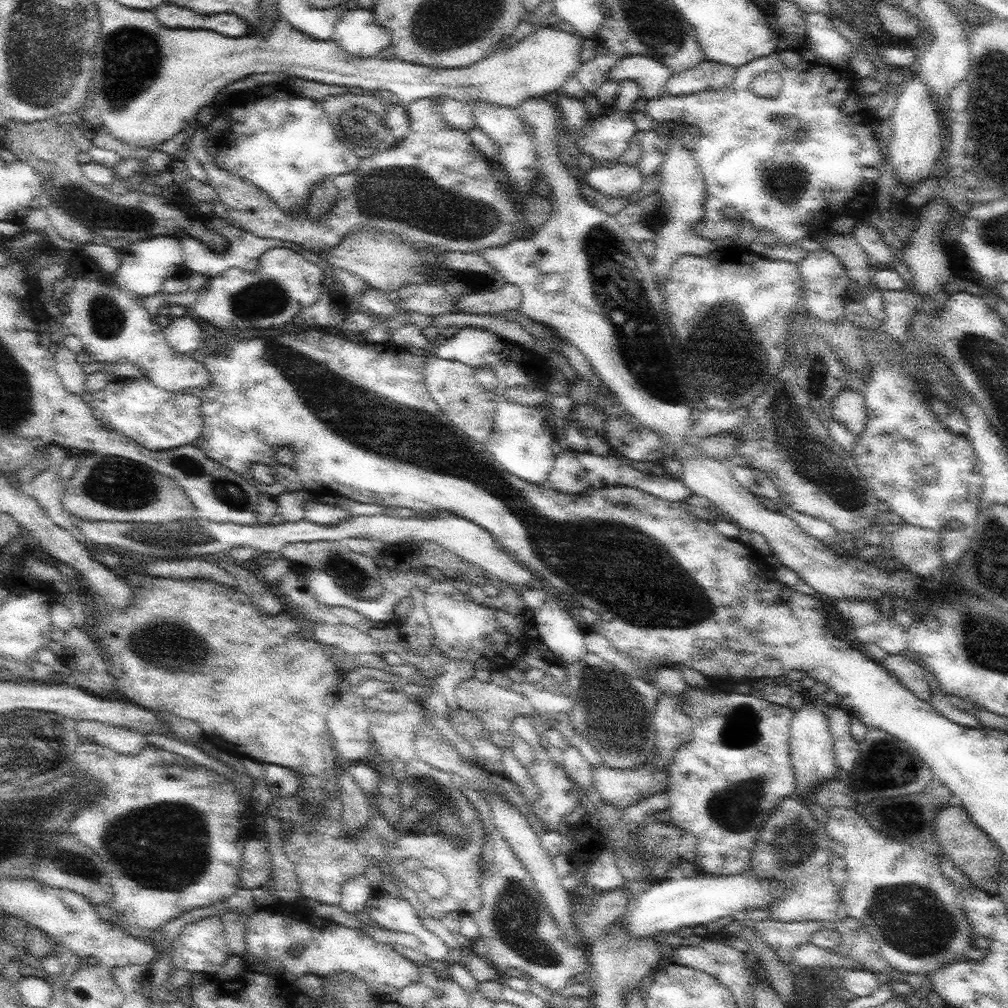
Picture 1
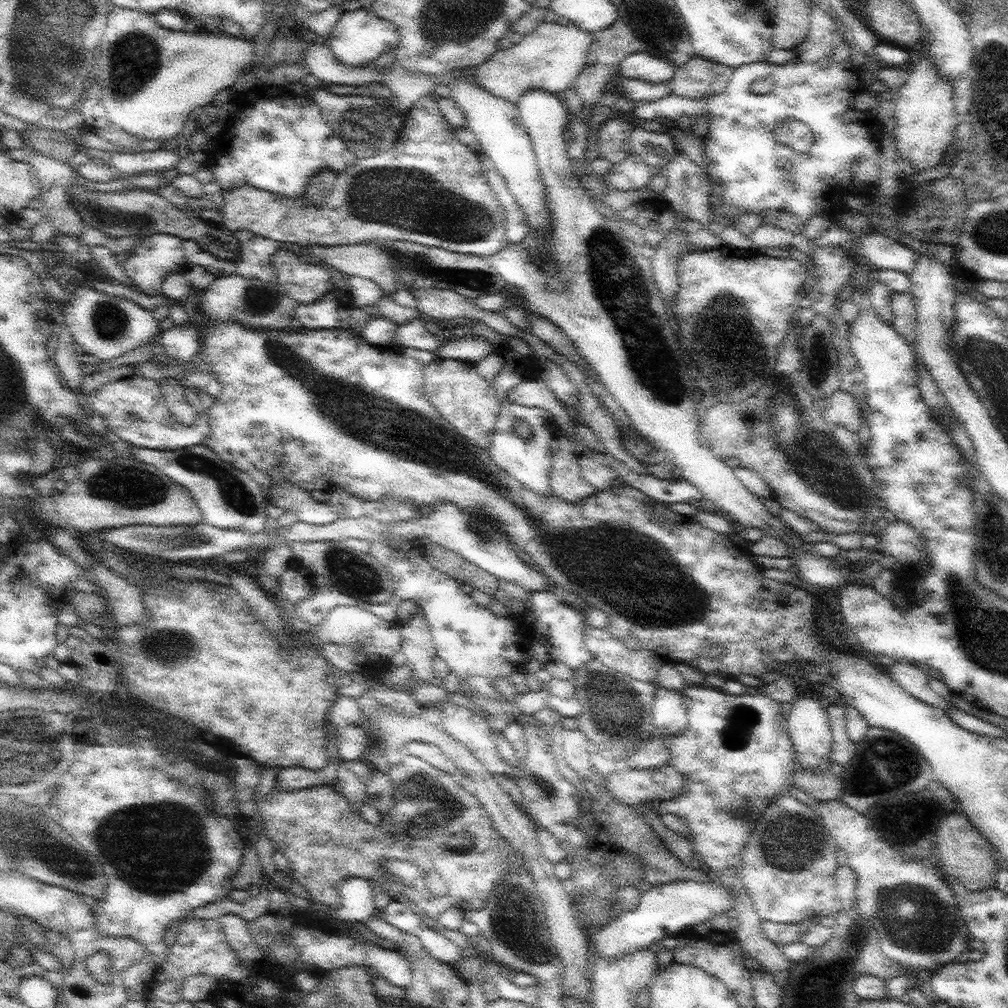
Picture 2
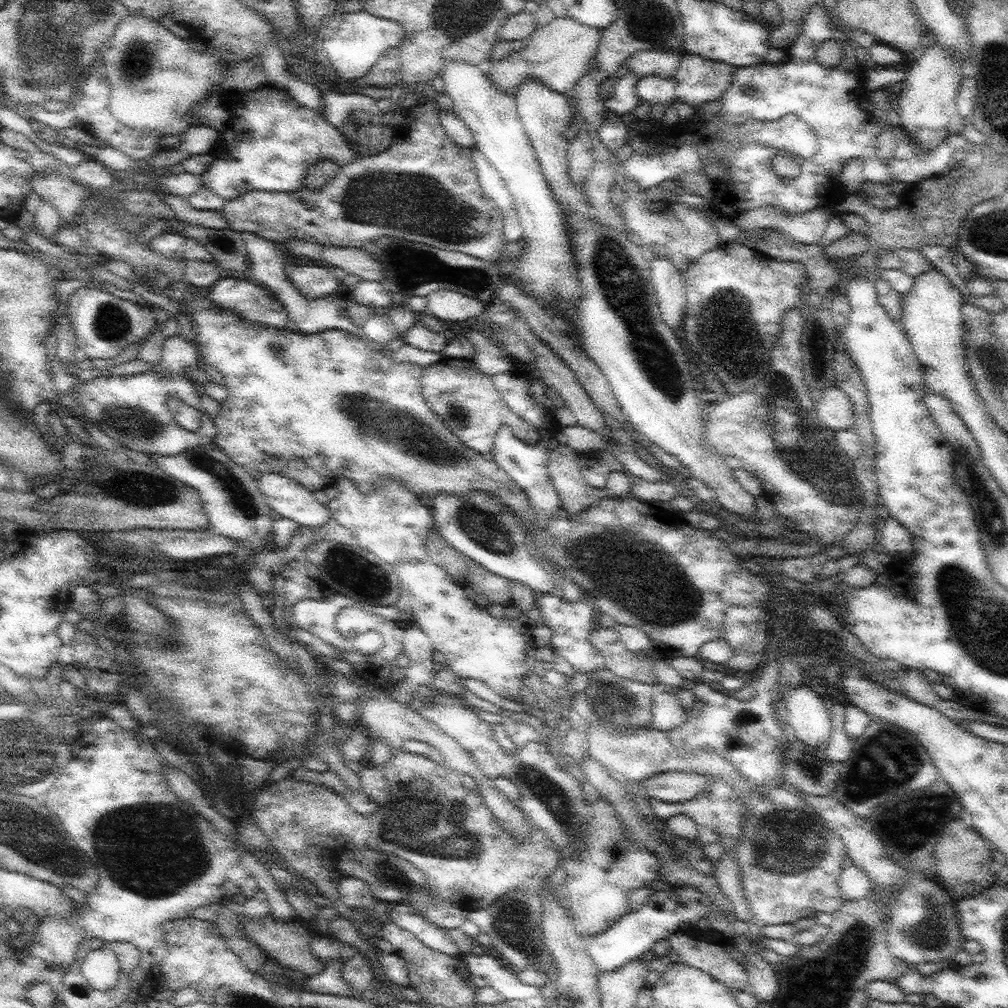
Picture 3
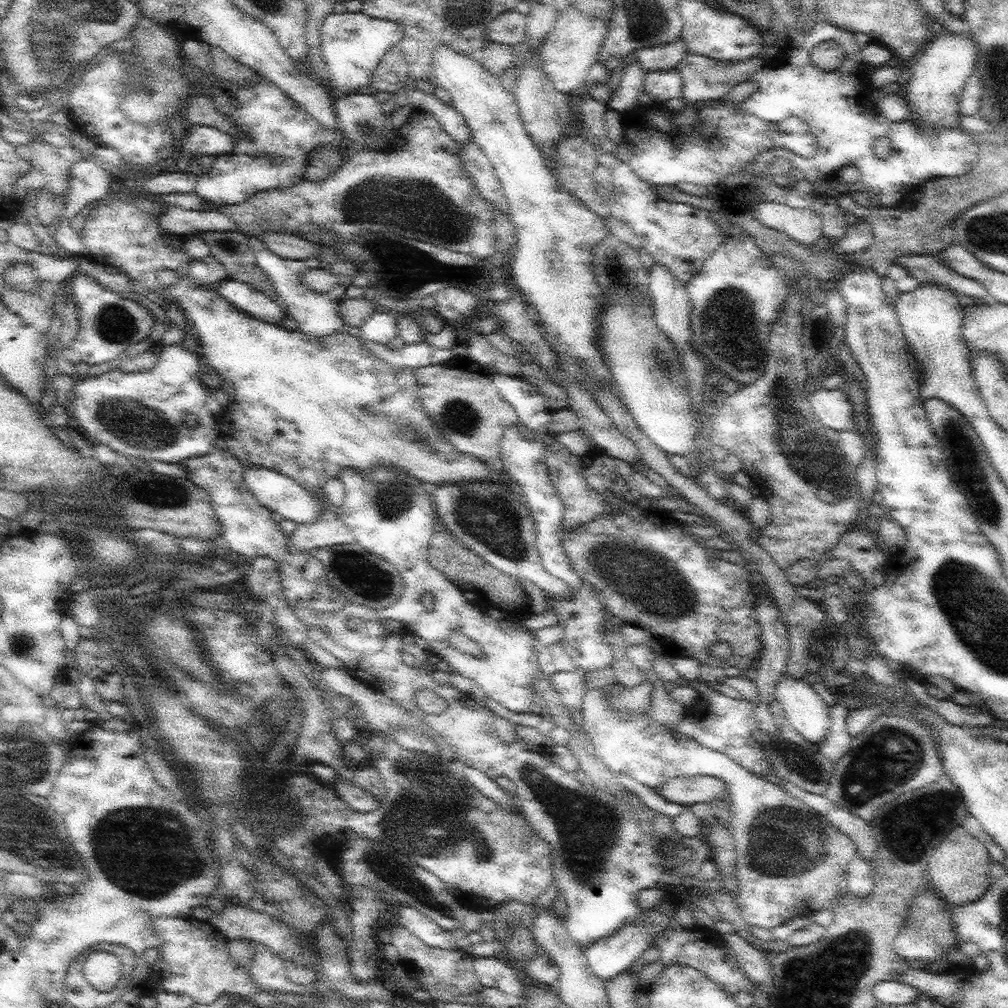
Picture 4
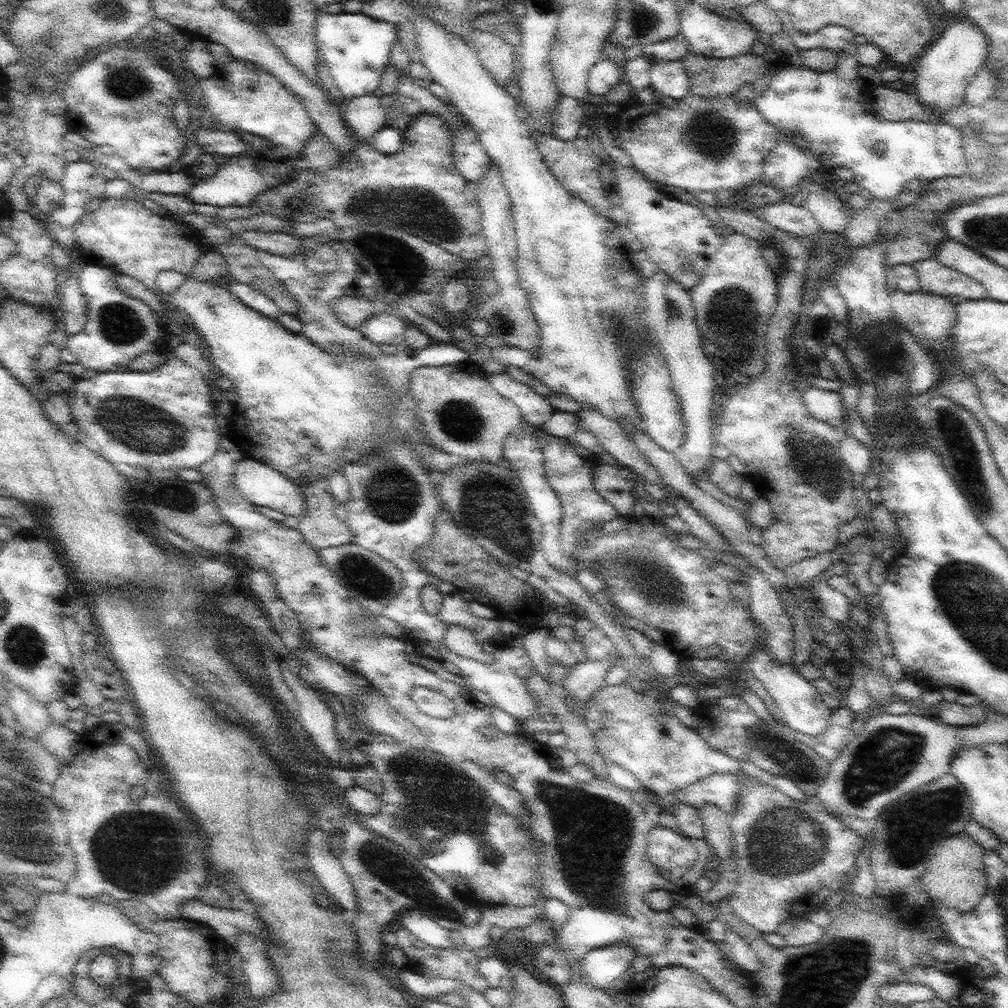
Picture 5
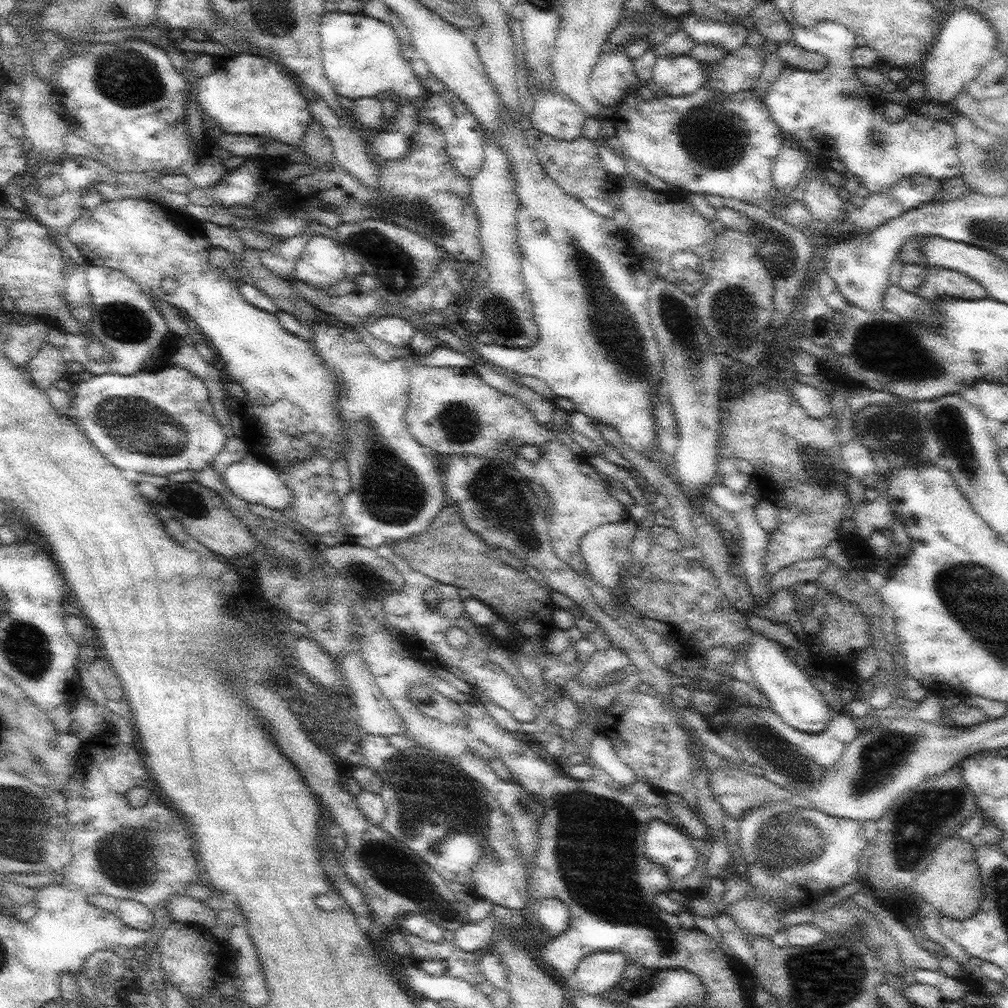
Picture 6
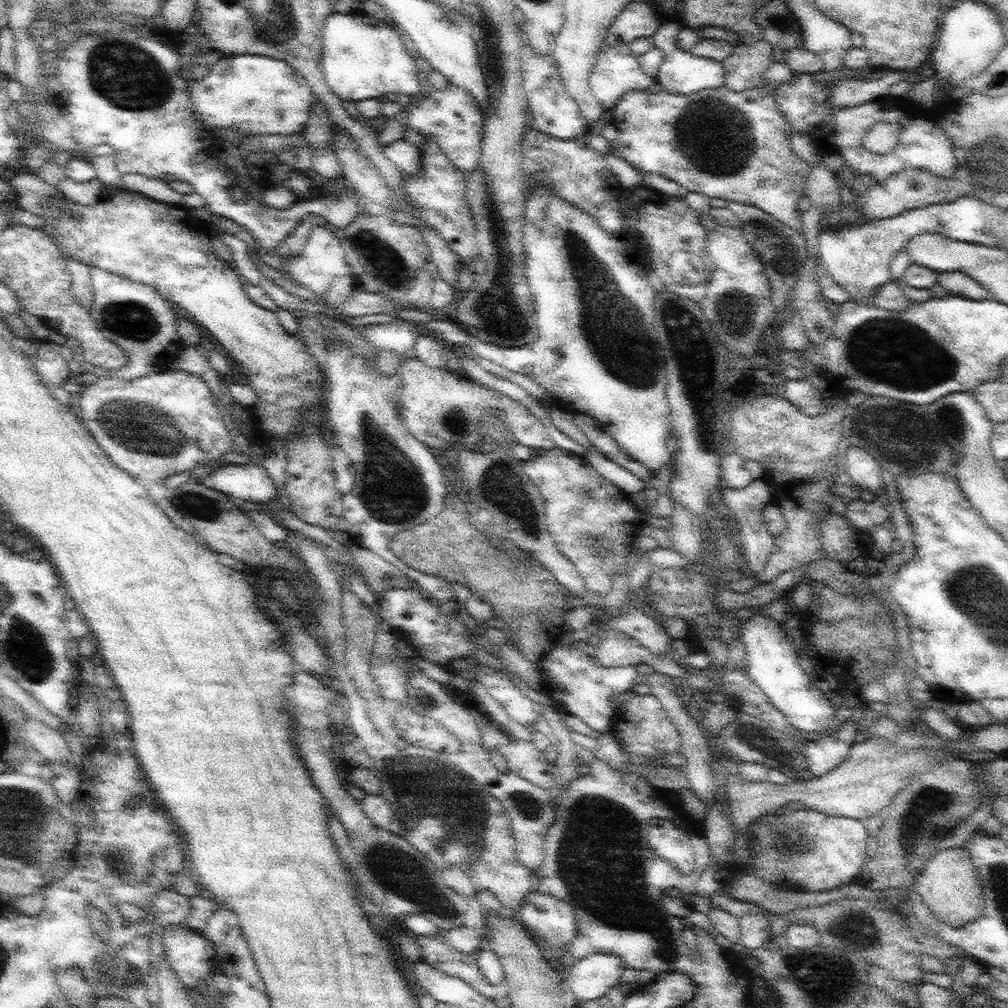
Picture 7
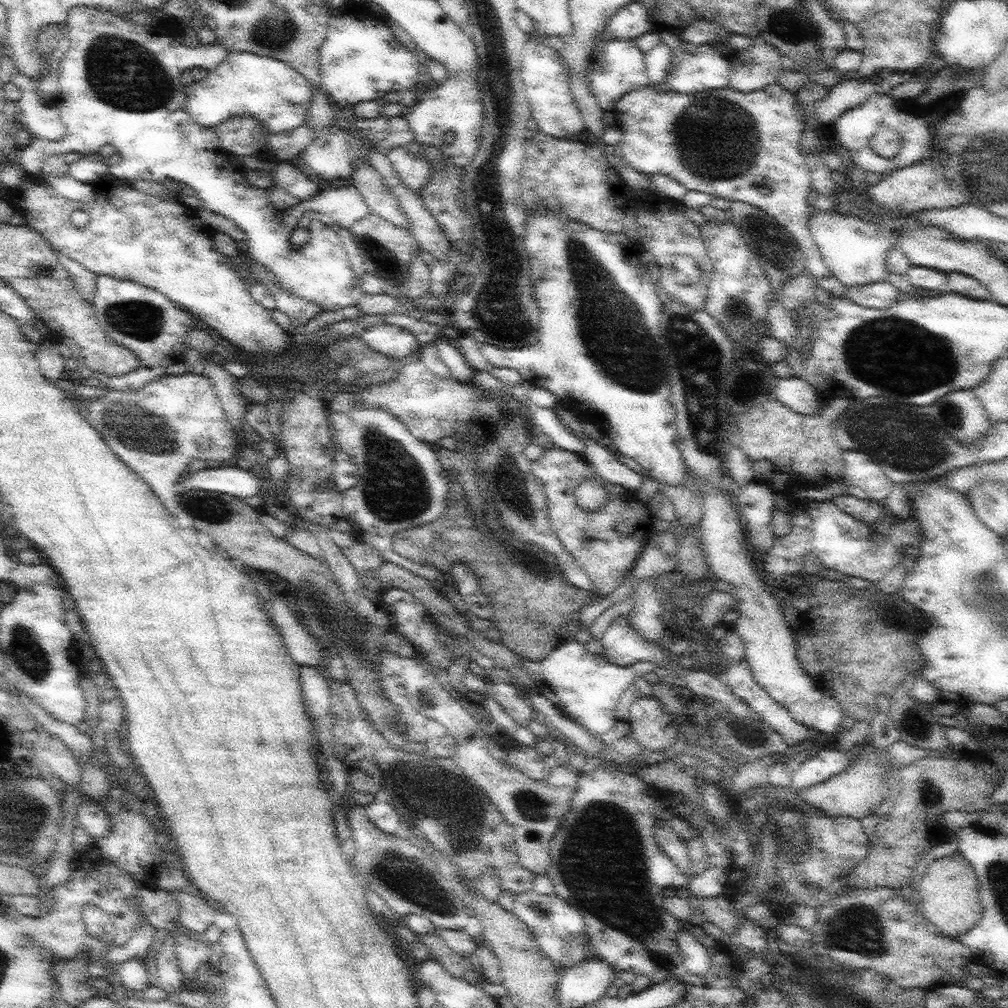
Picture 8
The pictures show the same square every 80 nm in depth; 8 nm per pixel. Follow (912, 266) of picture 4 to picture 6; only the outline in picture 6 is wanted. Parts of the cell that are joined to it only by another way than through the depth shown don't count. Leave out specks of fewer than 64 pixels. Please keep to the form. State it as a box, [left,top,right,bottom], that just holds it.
[917,265,988,301]

